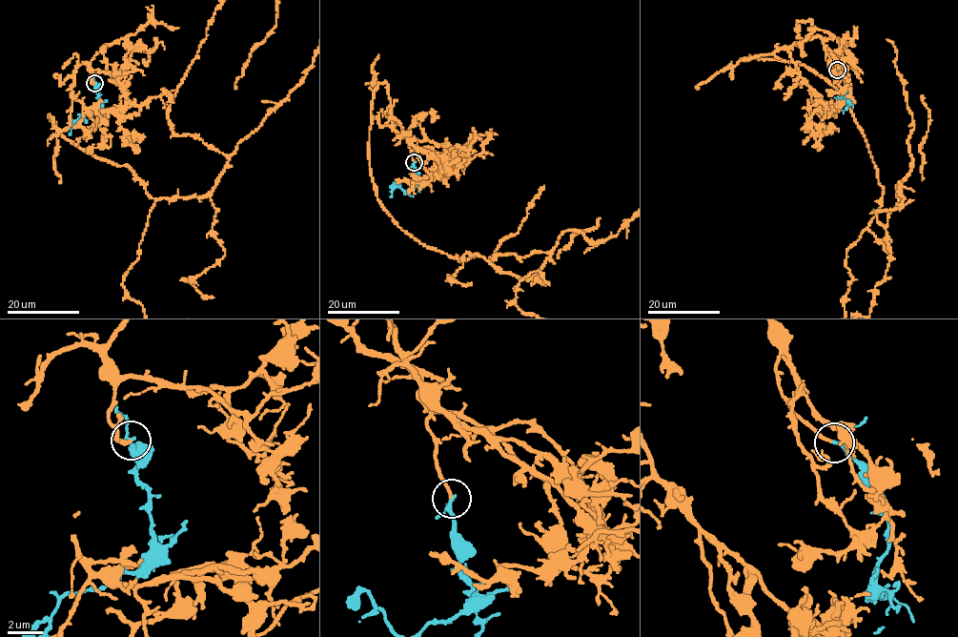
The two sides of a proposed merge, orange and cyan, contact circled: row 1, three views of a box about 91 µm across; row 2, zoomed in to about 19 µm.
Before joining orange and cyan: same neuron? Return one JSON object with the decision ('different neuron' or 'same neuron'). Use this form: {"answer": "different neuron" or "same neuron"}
{"answer": "same neuron"}

